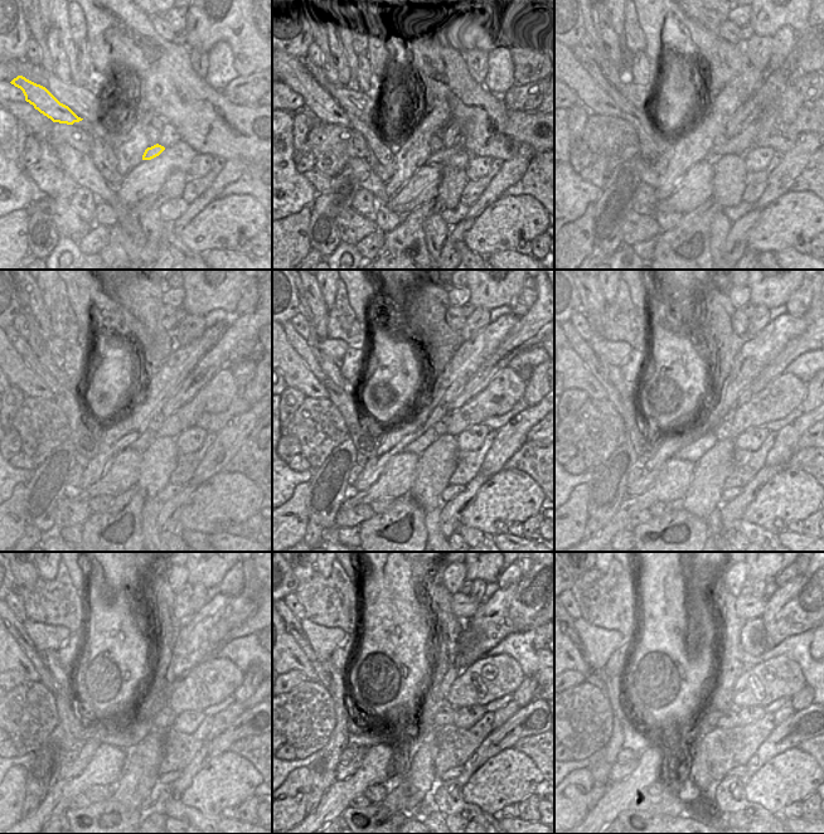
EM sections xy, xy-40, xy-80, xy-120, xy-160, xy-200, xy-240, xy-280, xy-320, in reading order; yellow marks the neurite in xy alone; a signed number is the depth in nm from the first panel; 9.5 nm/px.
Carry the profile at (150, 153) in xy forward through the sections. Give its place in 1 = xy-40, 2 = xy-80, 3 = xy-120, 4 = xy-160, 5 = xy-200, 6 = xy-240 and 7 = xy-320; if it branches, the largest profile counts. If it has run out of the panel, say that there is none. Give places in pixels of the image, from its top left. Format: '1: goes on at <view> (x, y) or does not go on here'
1: goes on at xy-40 (442, 155)
2: goes on at xy-80 (740, 144)
3: goes on at xy-120 (216, 397)
4: goes on at xy-160 (507, 388)
5: goes on at xy-200 (784, 393)
6: goes on at xy-240 (209, 682)
7: goes on at xy-320 (766, 682)

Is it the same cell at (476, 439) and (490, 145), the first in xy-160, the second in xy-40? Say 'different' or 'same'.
different

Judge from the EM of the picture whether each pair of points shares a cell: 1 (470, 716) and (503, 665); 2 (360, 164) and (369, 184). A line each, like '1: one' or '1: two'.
1: two
2: one

